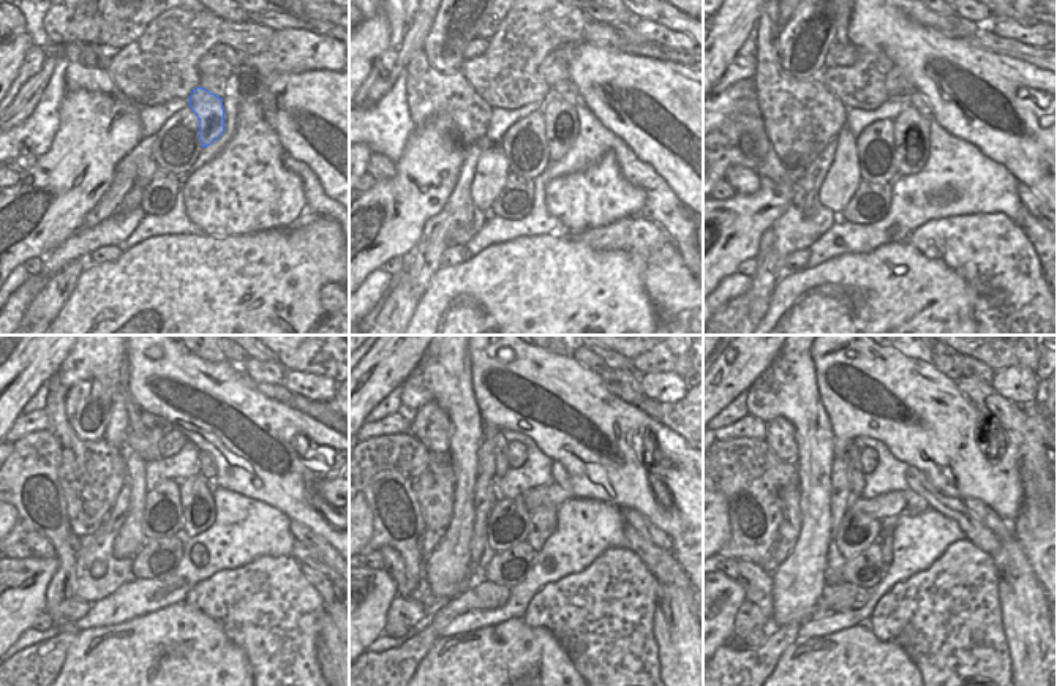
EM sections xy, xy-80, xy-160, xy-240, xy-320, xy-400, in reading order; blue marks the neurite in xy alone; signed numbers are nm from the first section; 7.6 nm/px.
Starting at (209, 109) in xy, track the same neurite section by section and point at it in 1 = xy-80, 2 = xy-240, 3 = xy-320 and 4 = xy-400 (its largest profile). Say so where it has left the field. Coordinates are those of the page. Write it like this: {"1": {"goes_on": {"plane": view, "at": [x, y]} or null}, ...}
{"1": {"goes_on": {"plane": "xy-80", "at": [561, 122]}}, "2": {"goes_on": {"plane": "xy-240", "at": [196, 501]}}, "3": {"goes_on": {"plane": "xy-320", "at": [544, 520]}}, "4": {"goes_on": {"plane": "xy-400", "at": [885, 539]}}}

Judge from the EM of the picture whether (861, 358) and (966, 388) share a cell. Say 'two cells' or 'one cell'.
two cells

